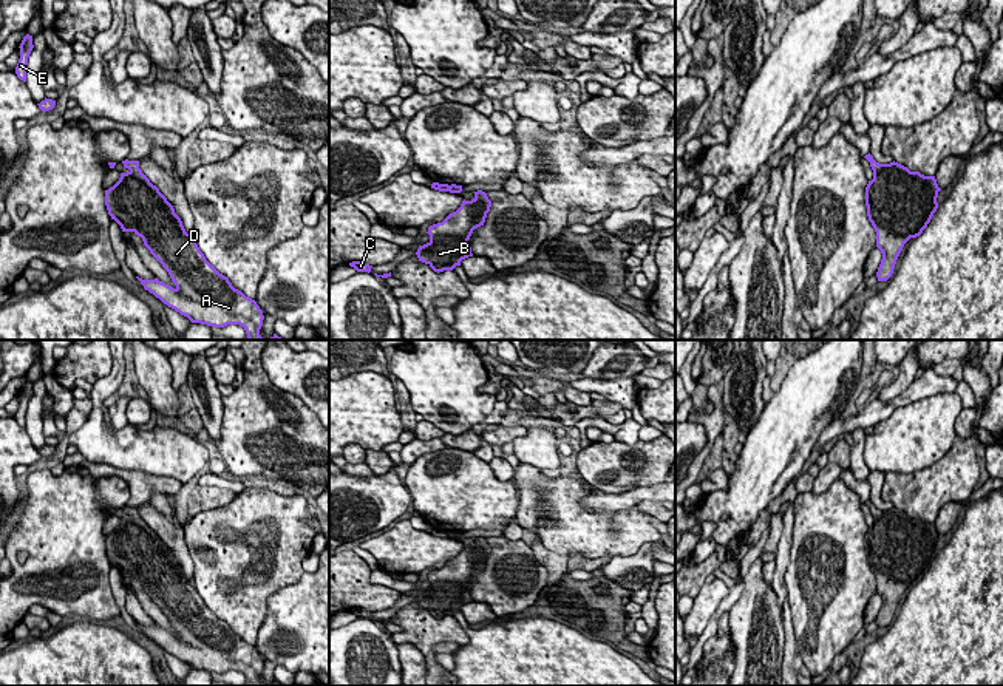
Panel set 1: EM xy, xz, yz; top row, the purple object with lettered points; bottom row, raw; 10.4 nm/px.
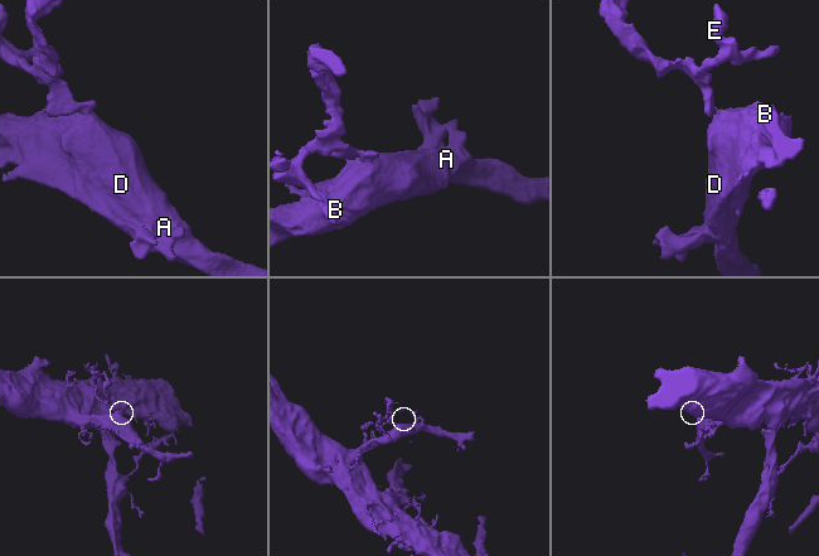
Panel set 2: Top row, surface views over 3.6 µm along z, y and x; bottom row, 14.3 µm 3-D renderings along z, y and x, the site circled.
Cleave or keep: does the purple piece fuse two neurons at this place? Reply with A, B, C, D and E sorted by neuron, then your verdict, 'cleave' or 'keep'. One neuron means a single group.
A B C D E; keep

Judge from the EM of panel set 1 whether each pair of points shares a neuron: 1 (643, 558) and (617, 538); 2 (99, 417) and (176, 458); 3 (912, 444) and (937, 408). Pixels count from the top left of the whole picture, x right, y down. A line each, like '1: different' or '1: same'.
1: different
2: same
3: same

